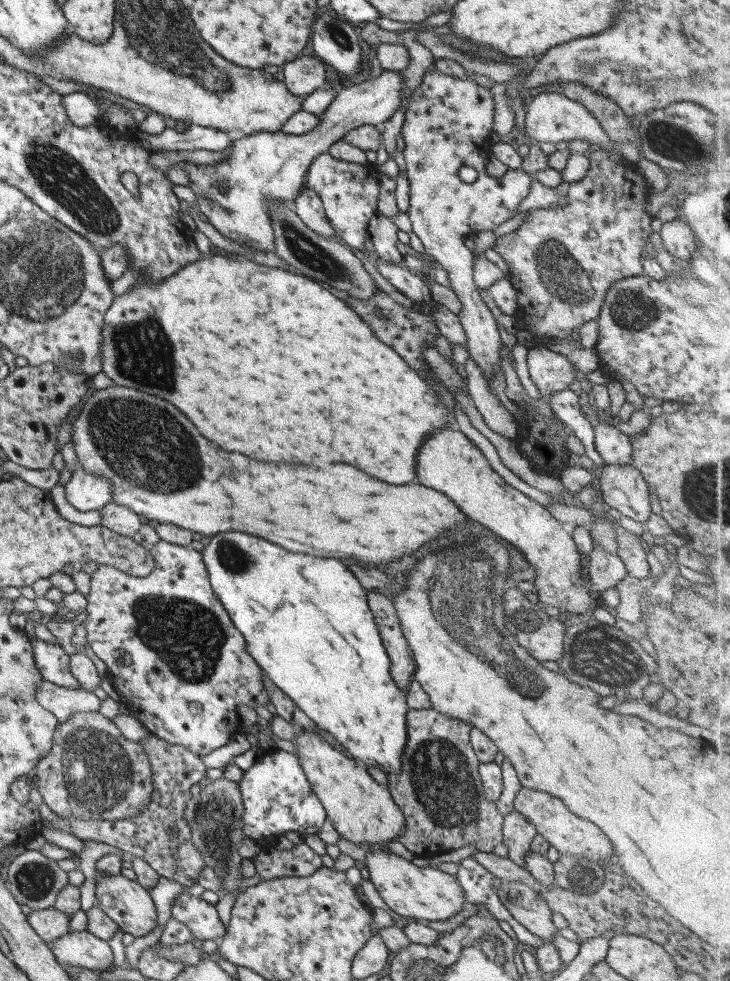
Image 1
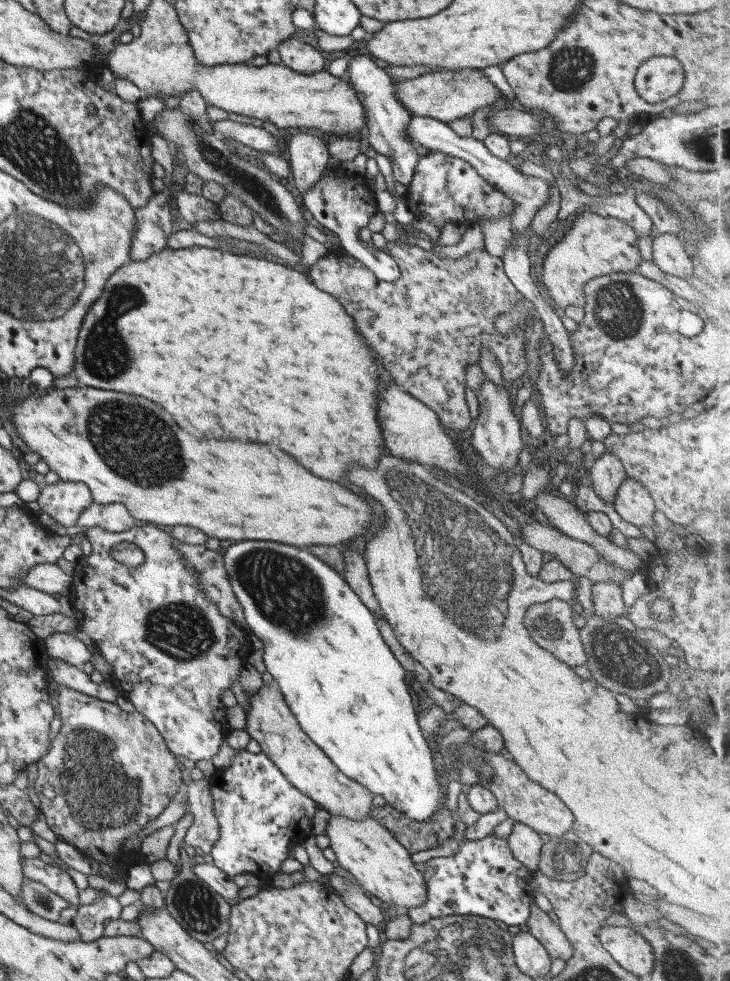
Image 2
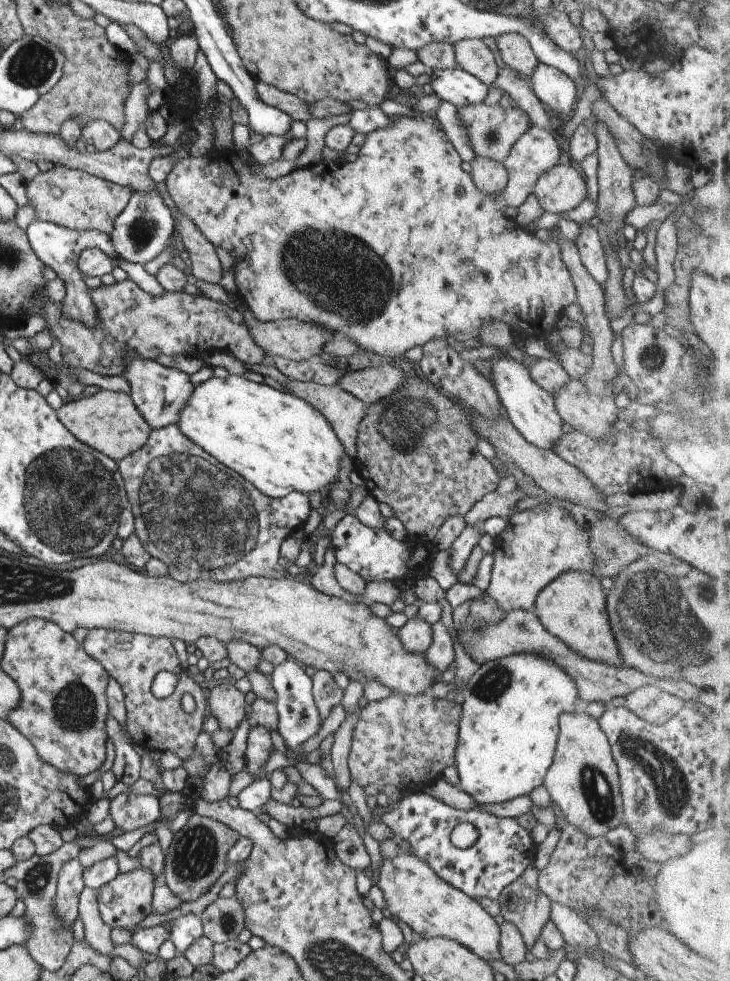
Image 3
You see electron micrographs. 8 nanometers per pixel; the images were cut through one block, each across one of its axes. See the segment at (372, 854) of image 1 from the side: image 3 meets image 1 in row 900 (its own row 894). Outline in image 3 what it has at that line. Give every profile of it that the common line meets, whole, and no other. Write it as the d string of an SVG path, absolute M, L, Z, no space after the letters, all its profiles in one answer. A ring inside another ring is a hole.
M408 852L392 859L382 858L376 886L381 890L390 914L421 937L451 939L485 962L502 961L498 949L500 928L493 917L472 898L443 882L421 859Z

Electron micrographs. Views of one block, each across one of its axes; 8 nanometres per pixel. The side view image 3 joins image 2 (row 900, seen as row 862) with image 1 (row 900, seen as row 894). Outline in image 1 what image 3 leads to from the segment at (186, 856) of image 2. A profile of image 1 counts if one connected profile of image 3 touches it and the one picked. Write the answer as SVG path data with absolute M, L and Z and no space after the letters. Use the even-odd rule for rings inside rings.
M186 892L176 894L170 908L171 917L183 923L197 943L202 940L218 941L225 932L213 905Z

